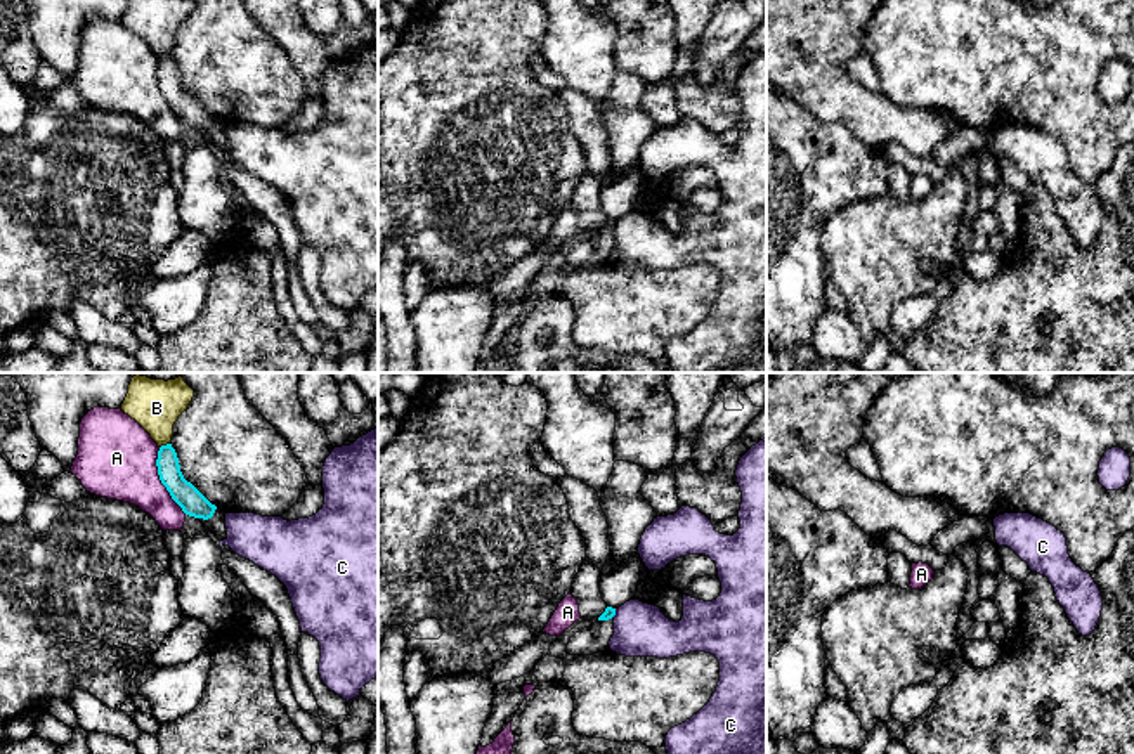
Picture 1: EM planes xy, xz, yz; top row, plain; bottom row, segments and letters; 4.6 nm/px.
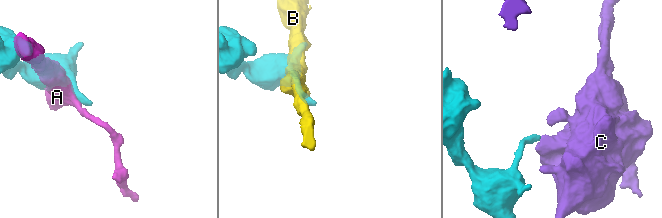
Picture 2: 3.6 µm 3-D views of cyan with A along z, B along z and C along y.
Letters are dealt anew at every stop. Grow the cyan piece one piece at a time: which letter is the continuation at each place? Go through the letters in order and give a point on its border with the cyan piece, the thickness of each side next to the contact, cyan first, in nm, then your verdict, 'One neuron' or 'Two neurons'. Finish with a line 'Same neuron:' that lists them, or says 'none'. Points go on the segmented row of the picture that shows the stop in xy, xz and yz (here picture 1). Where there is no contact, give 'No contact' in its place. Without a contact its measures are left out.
A: Touches cyan at xy (160, 479). Thickness 120 nm (cyan) against 360 nm. Two neurons
B: Touches cyan at xy (163, 446). Thickness 110 nm (cyan) against 240 nm. Two neurons
C: Touches cyan at xz (614, 612). Thickness 50 nm (cyan) against 260 nm. Two neurons
Same neuron: none

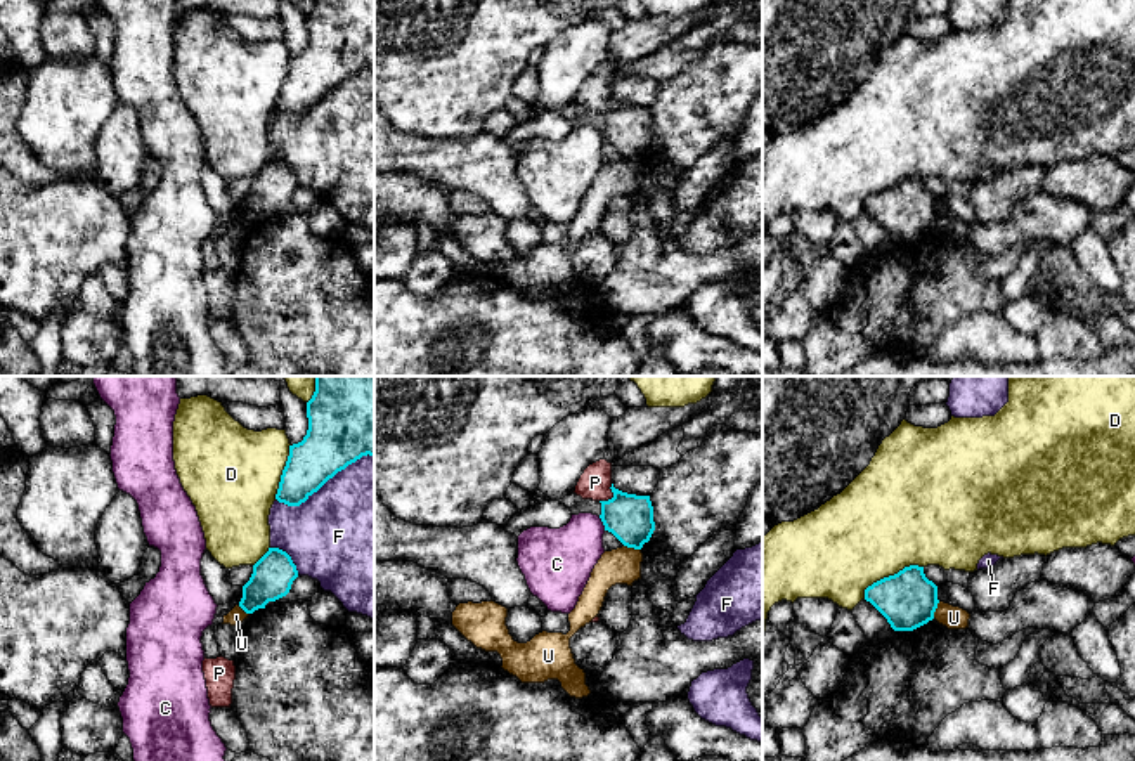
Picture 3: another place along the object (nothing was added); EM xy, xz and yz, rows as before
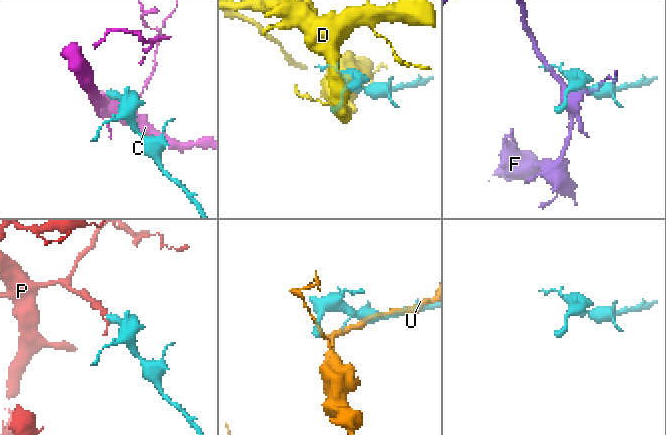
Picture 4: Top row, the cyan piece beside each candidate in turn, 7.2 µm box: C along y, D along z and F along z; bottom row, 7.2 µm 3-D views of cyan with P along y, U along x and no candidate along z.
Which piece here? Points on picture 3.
C: Touches cyan at xz (603, 524). Thickness 220 nm (cyan) against 280 nm. Two neurons
D: Touches cyan at yz (889, 576). Thickness 260 nm (cyan) against 460 nm. Two neurons
F: Touches cyan at xy (324, 482). Thickness 300 nm (cyan) against 500 nm. Two neurons
P: Touches cyan at xz (614, 496). Thickness 220 nm (cyan) against 150 nm. One neuron
U: Touches cyan at xz (633, 546). Thickness 220 nm (cyan) against 170 nm. Two neurons
Same neuron: P

